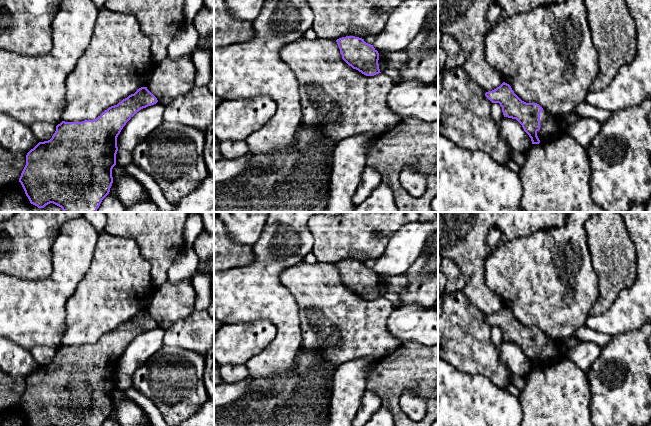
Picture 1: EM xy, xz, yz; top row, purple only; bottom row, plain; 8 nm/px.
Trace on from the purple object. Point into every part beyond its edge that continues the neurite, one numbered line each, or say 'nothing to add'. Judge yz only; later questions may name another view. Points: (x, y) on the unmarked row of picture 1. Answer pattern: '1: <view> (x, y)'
1: yz (551, 350)

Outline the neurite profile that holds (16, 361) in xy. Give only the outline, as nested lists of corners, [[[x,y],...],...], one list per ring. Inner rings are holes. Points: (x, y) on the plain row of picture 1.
[[[0,337],[0,369],[14,379],[27,379],[39,365],[30,351]]]

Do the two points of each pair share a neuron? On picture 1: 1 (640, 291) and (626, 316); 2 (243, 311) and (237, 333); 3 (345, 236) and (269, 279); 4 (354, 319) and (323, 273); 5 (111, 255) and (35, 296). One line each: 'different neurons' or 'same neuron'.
1: same neuron
2: different neurons
3: different neurons
4: same neuron
5: different neurons

